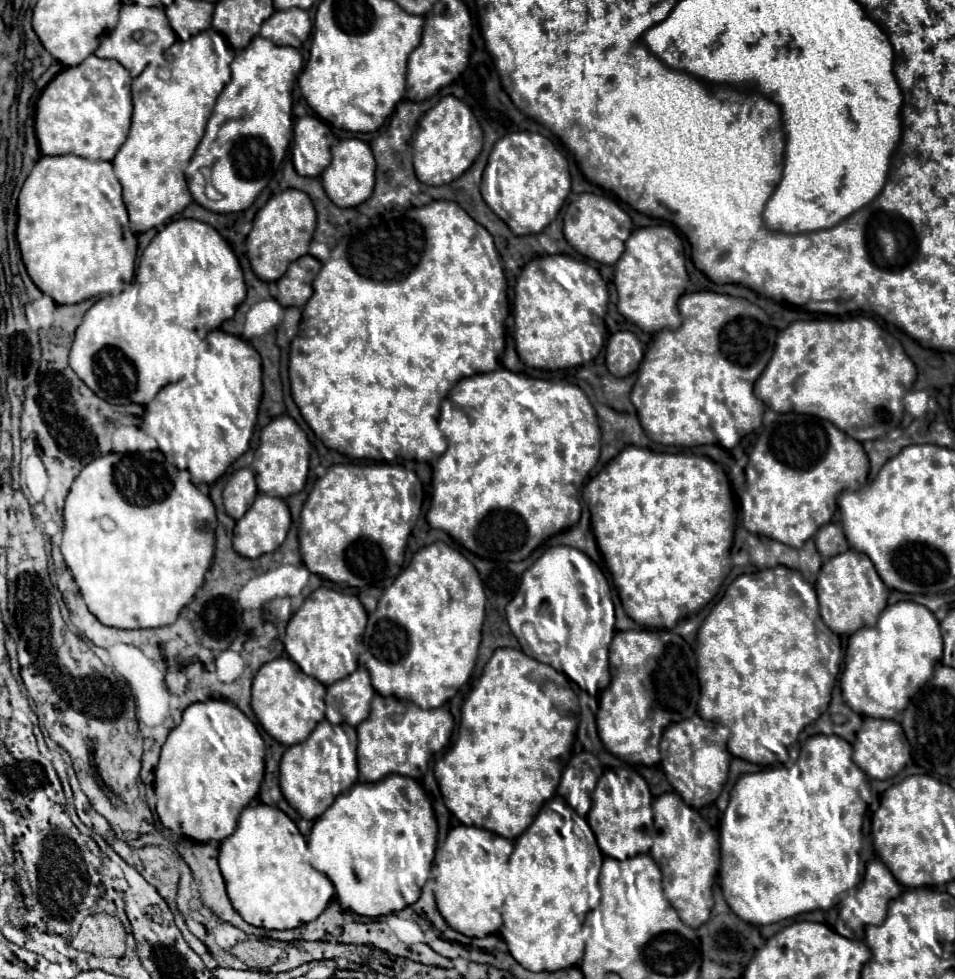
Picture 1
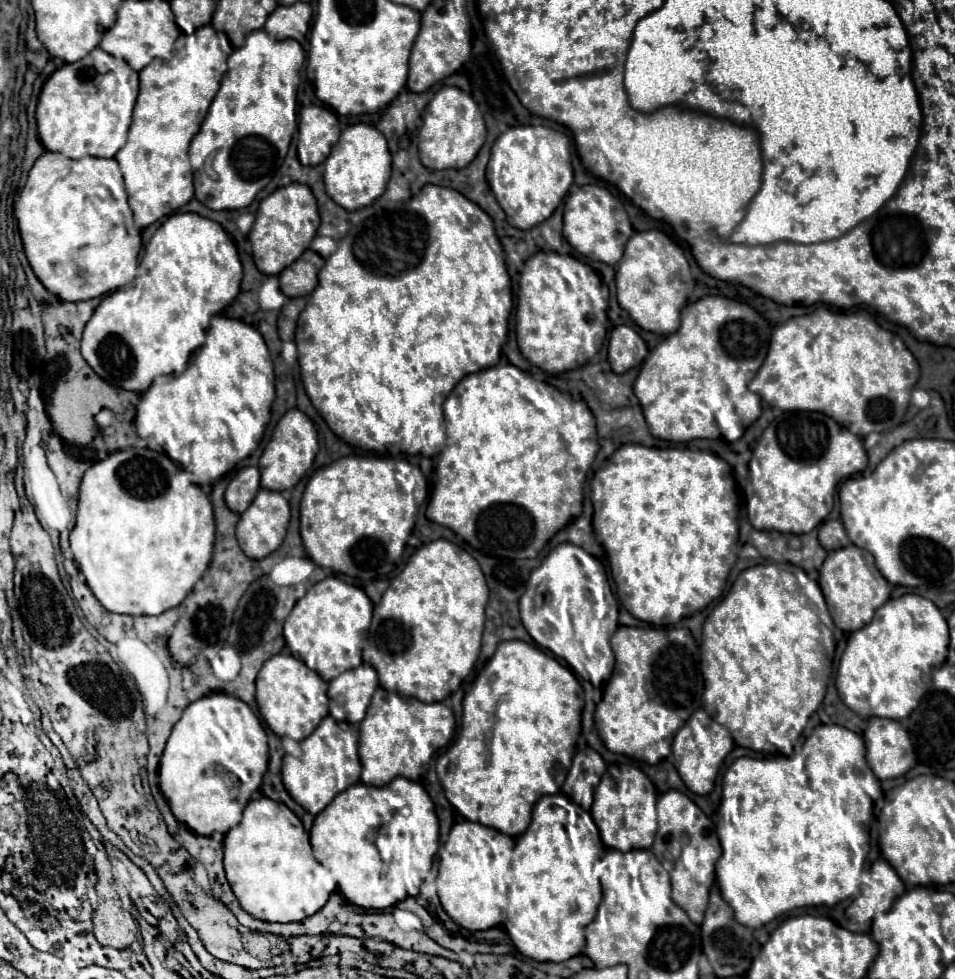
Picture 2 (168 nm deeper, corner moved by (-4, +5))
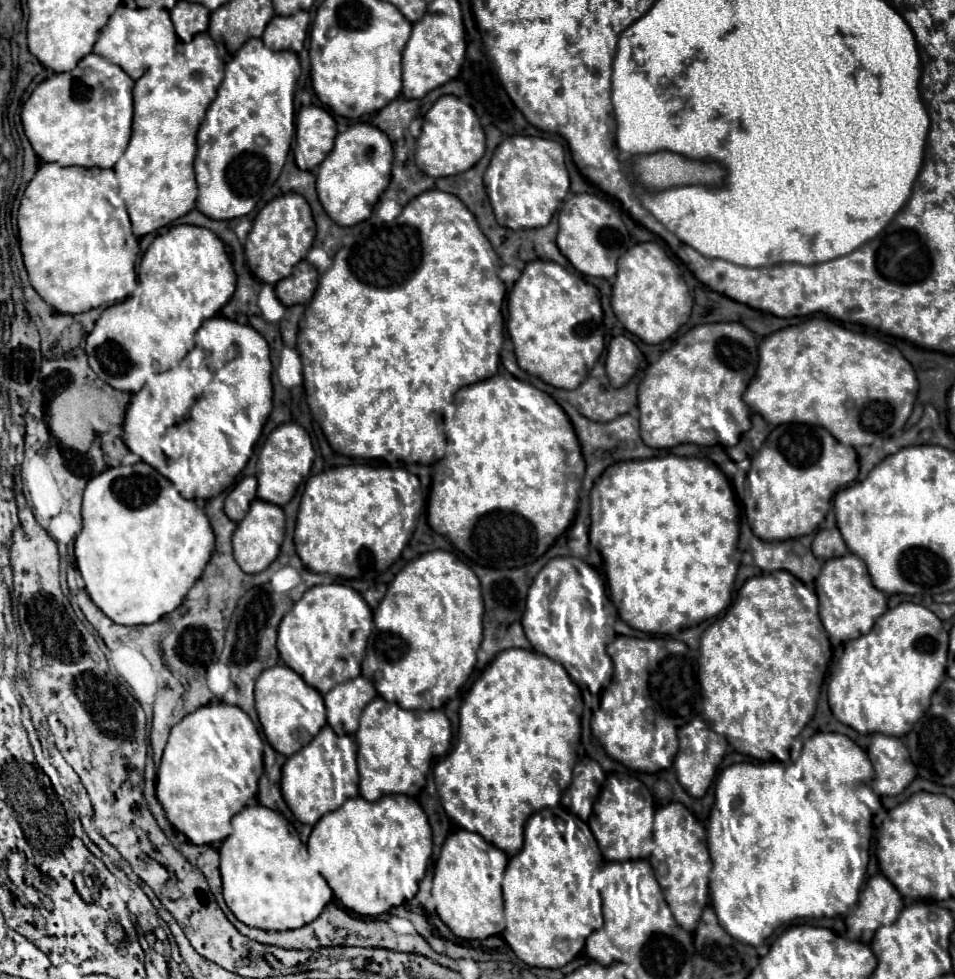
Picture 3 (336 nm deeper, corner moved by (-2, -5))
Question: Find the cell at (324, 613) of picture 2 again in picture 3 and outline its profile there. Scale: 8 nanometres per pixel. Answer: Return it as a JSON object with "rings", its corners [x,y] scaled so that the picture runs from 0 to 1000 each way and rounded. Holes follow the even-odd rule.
{"rings":[[[356,596],[331,598],[295,632],[291,640],[291,667],[304,683],[339,710],[350,700],[377,689],[387,642],[390,624],[375,604]]]}

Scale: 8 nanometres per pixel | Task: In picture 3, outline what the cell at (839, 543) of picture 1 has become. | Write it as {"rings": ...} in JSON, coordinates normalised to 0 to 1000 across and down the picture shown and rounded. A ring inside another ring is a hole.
{"rings":[[[859,540],[850,553],[850,565],[859,571],[869,571],[886,567],[888,559],[877,540]]]}

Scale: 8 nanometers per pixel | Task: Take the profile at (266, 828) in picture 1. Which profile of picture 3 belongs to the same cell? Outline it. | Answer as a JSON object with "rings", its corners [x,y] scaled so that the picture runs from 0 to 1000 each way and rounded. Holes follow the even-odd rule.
{"rings":[[[264,822],[253,826],[243,837],[243,845],[245,851],[237,855],[230,865],[230,894],[235,902],[235,918],[241,931],[253,943],[276,951],[312,949],[329,941],[337,933],[337,928],[348,920],[348,908],[335,894],[323,890],[320,863],[314,859],[312,849],[299,839],[299,835],[276,822]]]}

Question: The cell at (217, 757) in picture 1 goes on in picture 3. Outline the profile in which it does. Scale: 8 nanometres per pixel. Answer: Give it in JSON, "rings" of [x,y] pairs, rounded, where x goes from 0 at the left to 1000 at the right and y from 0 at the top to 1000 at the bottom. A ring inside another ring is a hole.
{"rings":[[[222,718],[195,730],[184,743],[180,743],[170,779],[164,784],[163,814],[174,828],[174,835],[188,851],[193,851],[203,863],[222,863],[241,853],[243,835],[268,814],[274,788],[274,753],[264,734],[251,722]]]}

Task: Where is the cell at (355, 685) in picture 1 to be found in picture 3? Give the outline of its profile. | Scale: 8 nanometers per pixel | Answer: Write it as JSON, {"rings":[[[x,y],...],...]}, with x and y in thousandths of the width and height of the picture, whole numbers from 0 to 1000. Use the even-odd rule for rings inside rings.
{"rings":[[[373,692],[356,698],[339,710],[341,734],[352,751],[371,751],[379,724],[394,712],[394,704],[387,694]]]}

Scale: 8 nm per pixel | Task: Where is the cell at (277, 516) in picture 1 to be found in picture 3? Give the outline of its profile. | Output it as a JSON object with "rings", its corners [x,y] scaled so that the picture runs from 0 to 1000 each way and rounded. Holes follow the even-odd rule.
{"rings":[[[266,510],[260,526],[249,534],[243,546],[245,569],[255,585],[272,585],[289,571],[293,557],[297,553],[297,536],[299,536],[299,528],[295,518],[287,518],[287,514],[279,514],[274,510]]]}

